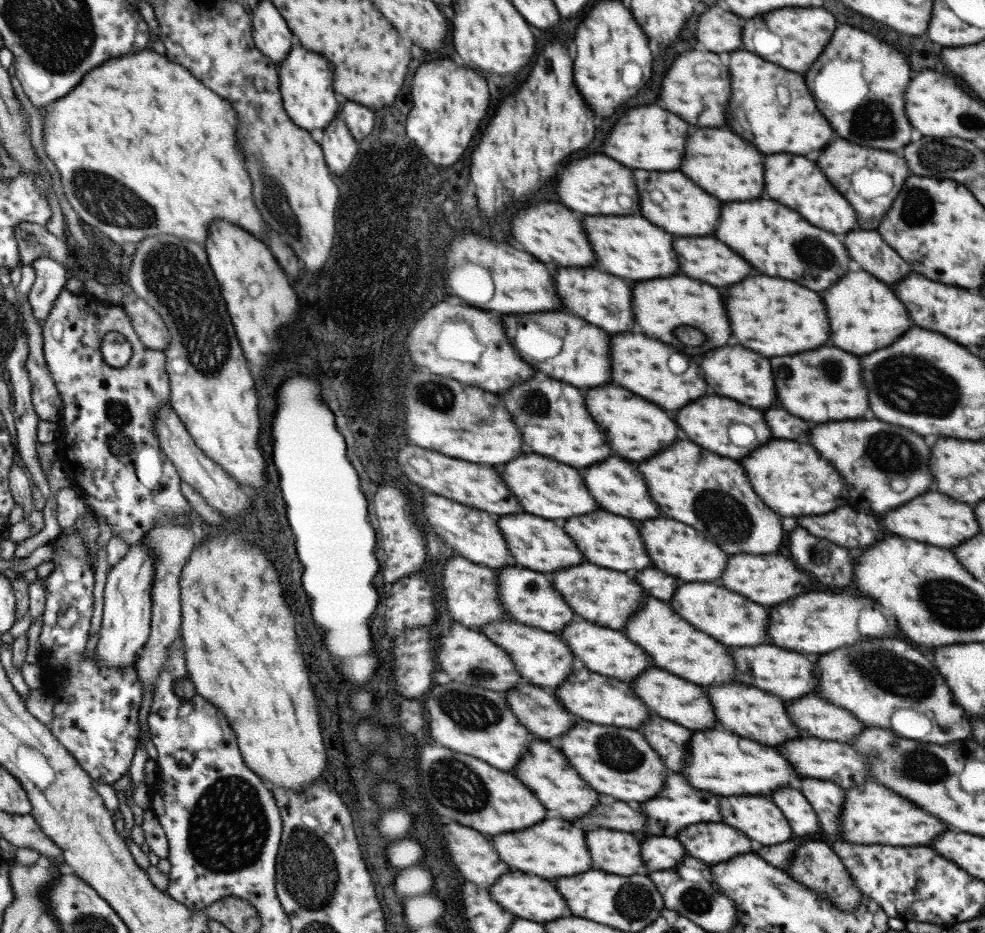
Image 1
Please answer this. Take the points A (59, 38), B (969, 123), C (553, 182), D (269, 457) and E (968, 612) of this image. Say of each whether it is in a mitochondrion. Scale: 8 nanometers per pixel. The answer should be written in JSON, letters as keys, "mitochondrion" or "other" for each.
{"A":"mitochondrion","B":"mitochondrion","C":"other","D":"other","E":"mitochondrion"}

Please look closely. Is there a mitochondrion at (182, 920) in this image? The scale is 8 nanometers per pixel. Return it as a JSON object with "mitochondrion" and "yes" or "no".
{"mitochondrion":"no"}

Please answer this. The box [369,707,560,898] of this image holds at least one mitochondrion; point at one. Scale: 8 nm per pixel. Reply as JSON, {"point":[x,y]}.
{"point":[460,788]}

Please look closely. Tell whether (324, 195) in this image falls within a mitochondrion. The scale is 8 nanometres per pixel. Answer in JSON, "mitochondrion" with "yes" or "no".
{"mitochondrion":"no"}

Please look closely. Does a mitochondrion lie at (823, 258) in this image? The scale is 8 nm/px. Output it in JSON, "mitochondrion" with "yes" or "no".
{"mitochondrion":"yes"}

